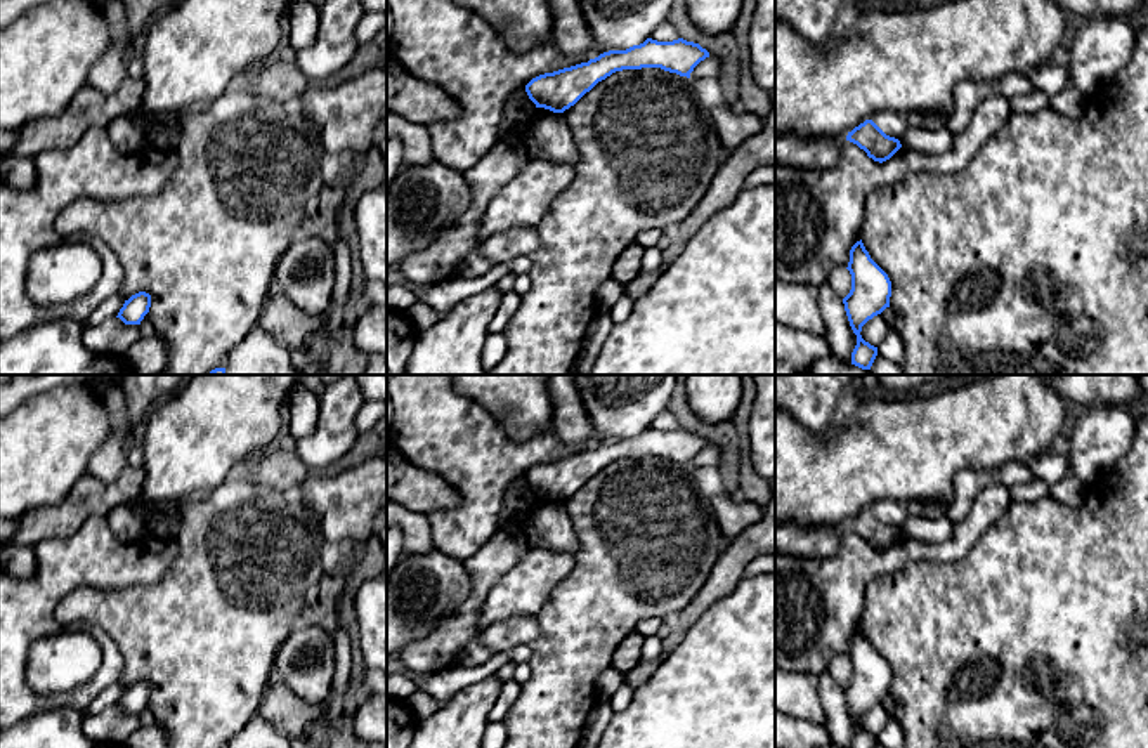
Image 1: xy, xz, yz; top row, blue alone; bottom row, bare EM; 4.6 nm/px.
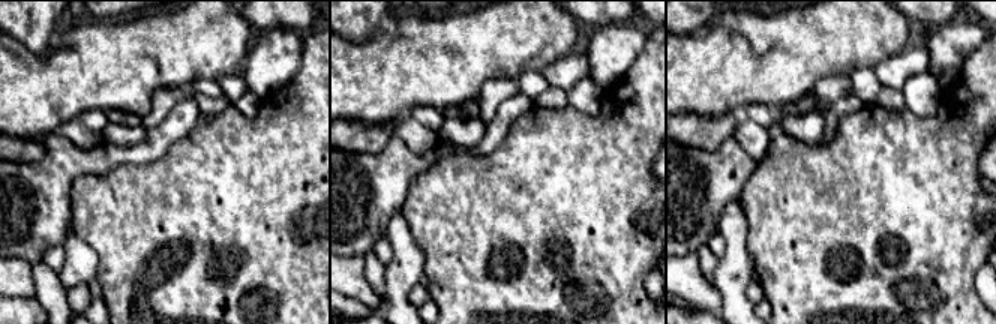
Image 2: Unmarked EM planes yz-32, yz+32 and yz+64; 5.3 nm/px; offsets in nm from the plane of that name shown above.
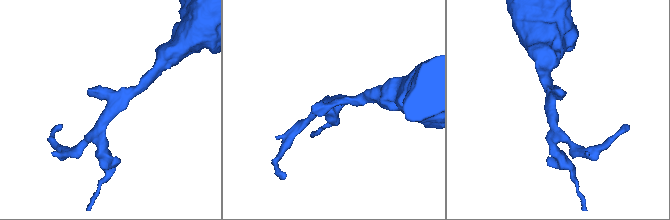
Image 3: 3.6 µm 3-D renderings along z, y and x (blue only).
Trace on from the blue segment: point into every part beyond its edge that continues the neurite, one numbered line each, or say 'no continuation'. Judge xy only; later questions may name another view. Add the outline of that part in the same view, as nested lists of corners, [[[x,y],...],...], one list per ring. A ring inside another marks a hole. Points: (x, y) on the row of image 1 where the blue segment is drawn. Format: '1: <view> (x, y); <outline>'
no continuation

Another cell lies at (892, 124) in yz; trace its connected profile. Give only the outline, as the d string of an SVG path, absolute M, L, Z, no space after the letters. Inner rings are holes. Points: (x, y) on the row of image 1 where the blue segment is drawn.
M881 111L871 116L871 120L890 137L902 139L907 130L907 118L902 113Z

